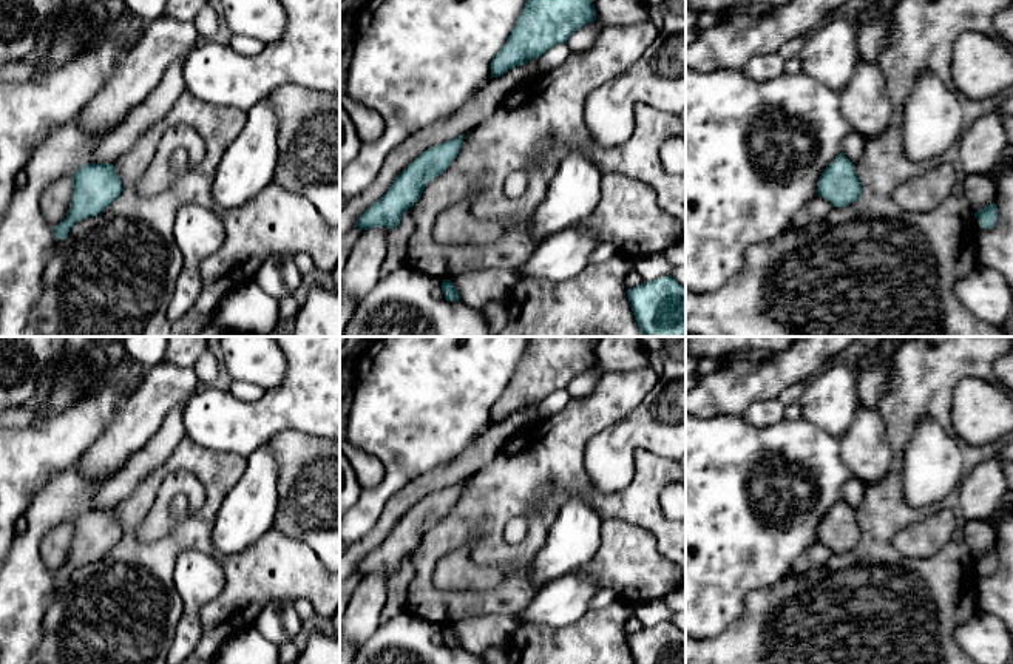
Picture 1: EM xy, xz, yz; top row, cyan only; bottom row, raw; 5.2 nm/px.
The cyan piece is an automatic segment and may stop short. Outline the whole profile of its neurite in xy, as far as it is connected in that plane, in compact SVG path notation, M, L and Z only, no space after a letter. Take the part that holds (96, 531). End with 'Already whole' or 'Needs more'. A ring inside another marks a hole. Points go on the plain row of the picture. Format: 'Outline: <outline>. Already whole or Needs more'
Outline: M86 510L73 522L74 537L66 564L53 573L56 584L65 585L80 565L100 561L122 537L122 528L113 510Z. Already whole

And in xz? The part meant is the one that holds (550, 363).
Outline: M530 337L511 380L491 408L491 423L540 403L596 366L595 337Z. Already whole

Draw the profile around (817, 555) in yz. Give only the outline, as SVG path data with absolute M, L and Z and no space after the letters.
M822 542L812 544L809 548L803 551L800 559L795 562L795 571L805 571L815 567L822 567L832 556L832 550Z

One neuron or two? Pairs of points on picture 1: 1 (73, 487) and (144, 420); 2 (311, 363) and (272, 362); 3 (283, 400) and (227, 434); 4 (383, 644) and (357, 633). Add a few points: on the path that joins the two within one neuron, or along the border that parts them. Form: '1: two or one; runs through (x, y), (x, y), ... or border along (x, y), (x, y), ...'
1: two; border along (74, 465), (88, 479), (101, 484)
2: two; border along (283, 352), (286, 362), (284, 380), (266, 391)
3: one; runs through (269, 414), (258, 422), (241, 426)
4: two; border along (382, 619), (380, 626), (357, 647)

